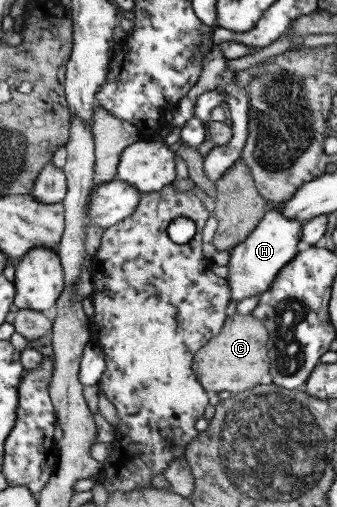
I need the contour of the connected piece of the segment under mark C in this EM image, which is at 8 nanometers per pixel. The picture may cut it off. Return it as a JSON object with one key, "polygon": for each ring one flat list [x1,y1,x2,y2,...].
{"polygon":[[238,312,234,313,232,318,225,318,224,327,218,336,211,338,201,350,194,356,192,368,194,368,195,376,202,388,210,392,231,392,241,393,251,390,256,385,260,385,260,380,264,378,264,374,268,374,270,370,270,358,268,355,268,331,258,321,254,314,240,315]]}

